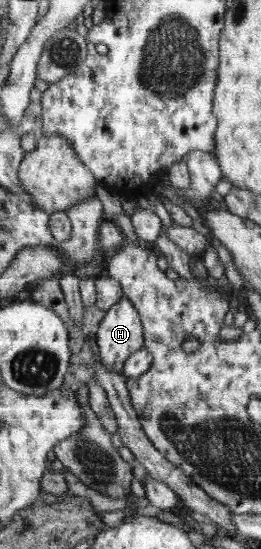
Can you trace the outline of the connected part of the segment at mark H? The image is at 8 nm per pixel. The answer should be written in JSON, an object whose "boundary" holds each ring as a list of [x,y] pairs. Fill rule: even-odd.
{"boundary":[[[124,294],[119,301],[100,321],[96,337],[102,362],[123,374],[129,356],[145,346],[145,330],[132,300]]]}

